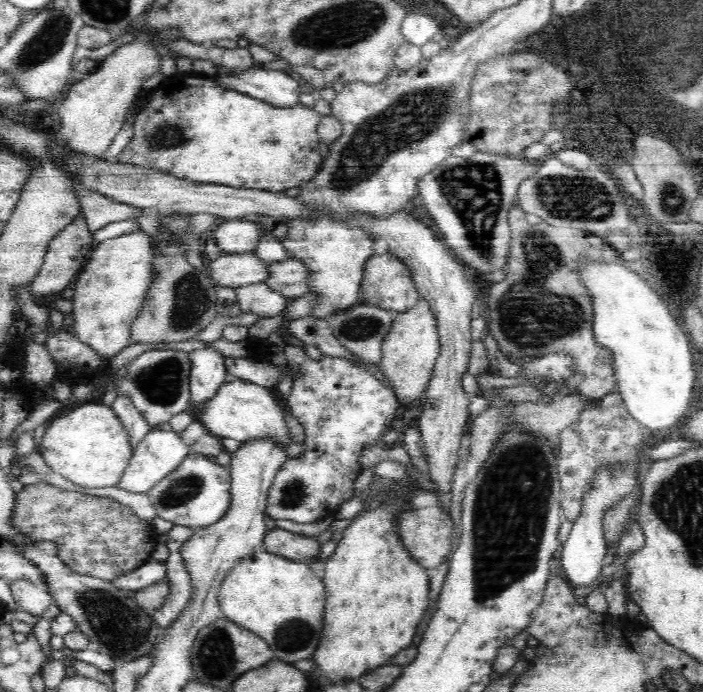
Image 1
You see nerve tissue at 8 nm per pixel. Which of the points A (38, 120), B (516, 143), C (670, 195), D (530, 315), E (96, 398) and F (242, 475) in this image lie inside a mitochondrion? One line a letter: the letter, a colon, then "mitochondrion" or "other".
A: other
B: other
C: mitochondrion
D: mitochondrion
E: other
F: other

